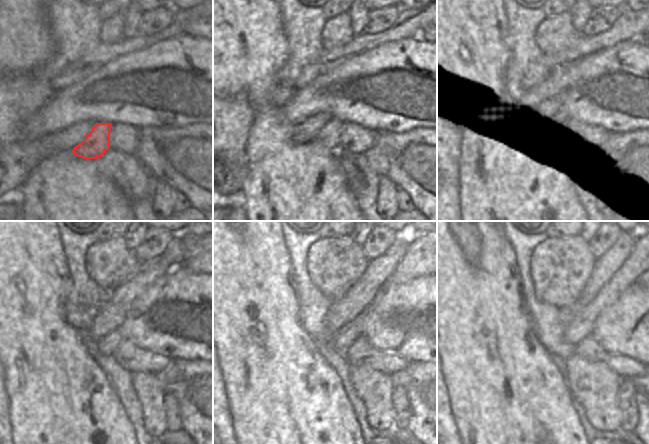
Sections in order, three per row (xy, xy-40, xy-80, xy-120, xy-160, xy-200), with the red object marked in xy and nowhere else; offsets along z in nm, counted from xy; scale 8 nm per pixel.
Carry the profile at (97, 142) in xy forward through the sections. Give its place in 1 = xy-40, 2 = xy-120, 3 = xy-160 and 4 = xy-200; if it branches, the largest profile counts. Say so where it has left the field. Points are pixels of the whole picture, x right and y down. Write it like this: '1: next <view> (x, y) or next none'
1: next xy-40 (329, 136)
2: next xy-120 (108, 344)
3: next xy-160 (342, 339)
4: next xy-200 (640, 268)

